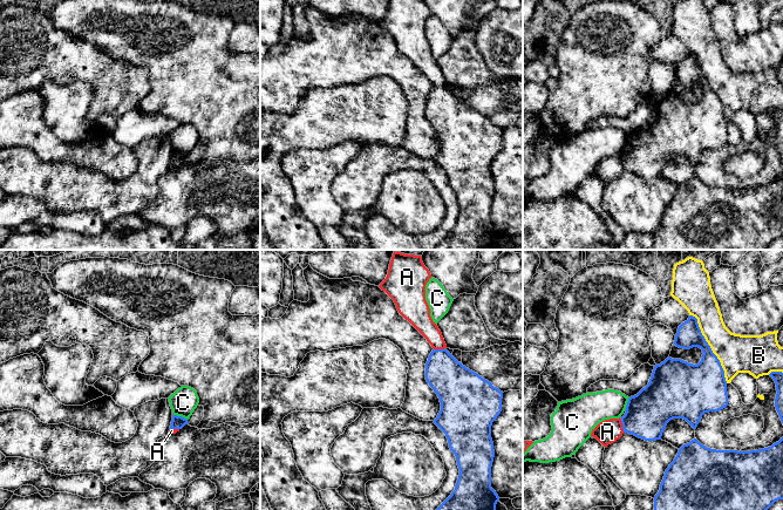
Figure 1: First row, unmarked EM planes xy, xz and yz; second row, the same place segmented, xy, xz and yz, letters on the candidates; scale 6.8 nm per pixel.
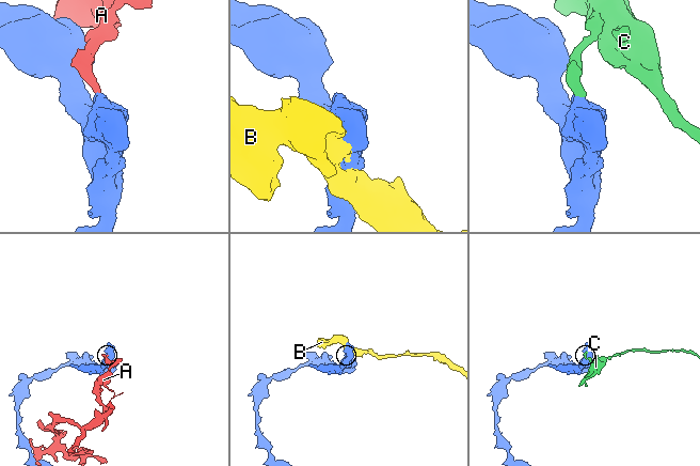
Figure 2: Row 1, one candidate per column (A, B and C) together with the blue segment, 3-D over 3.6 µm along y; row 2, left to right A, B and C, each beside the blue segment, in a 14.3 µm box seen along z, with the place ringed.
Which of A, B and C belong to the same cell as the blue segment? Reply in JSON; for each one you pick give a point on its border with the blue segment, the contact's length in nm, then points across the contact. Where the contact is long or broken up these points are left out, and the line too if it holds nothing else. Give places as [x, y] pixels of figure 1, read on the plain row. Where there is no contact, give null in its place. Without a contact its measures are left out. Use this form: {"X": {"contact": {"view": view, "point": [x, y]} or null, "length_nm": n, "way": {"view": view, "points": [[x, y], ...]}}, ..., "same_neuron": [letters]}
{"same_neuron": []}

